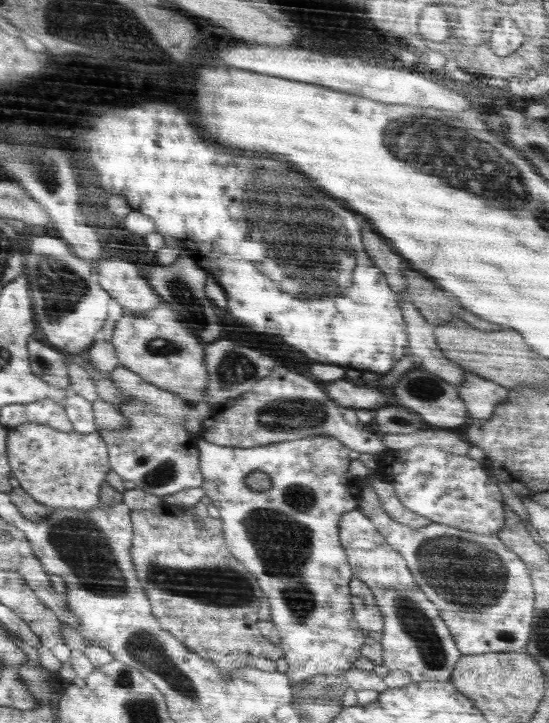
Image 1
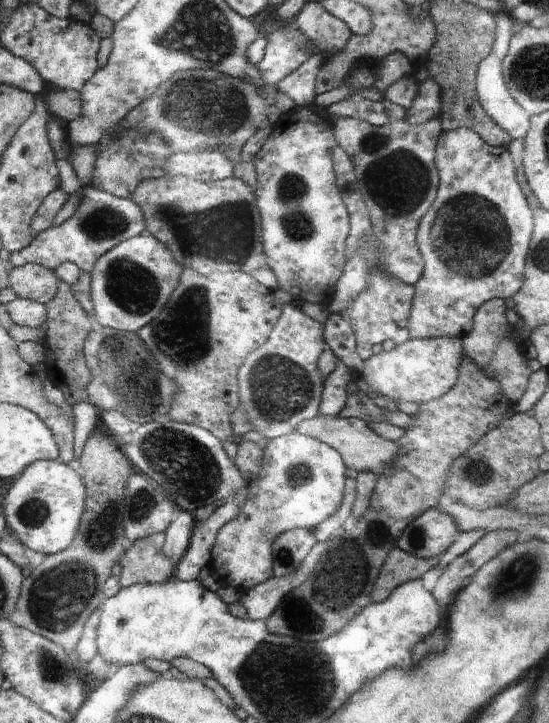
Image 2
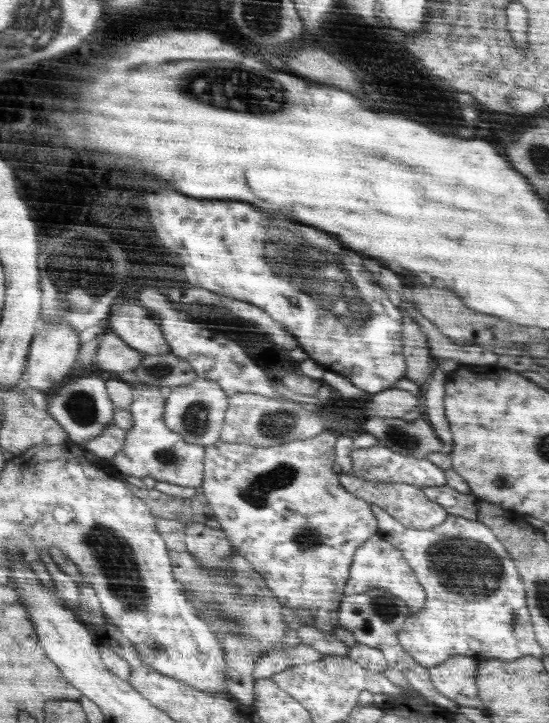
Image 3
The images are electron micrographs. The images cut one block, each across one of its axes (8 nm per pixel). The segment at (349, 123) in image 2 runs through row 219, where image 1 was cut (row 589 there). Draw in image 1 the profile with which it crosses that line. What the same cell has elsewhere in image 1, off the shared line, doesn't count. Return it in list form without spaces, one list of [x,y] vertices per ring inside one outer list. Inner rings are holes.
[[[362,510],[344,513],[340,520],[342,544],[346,550],[351,570],[374,594],[376,606],[382,612],[382,660],[390,671],[400,669],[408,672],[412,682],[450,681],[455,666],[463,654],[454,636],[434,603],[428,599],[414,580],[406,560],[378,531],[375,523]]]

